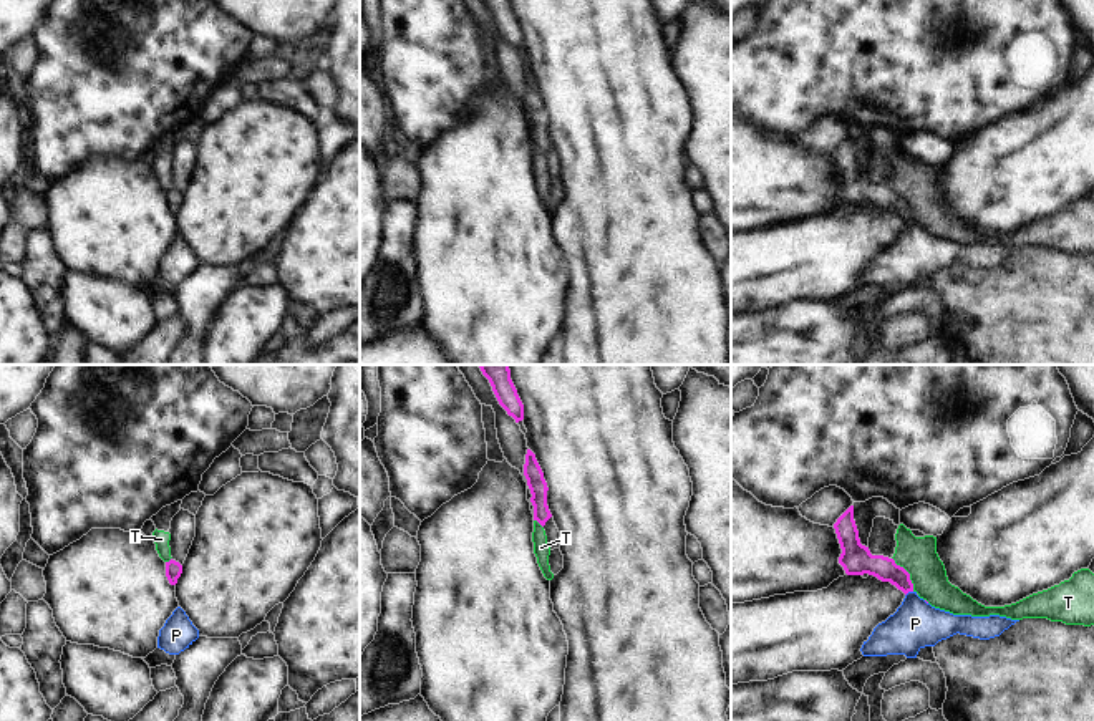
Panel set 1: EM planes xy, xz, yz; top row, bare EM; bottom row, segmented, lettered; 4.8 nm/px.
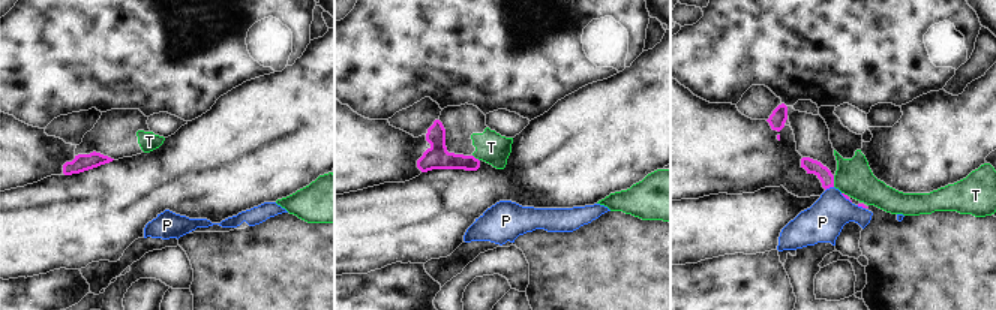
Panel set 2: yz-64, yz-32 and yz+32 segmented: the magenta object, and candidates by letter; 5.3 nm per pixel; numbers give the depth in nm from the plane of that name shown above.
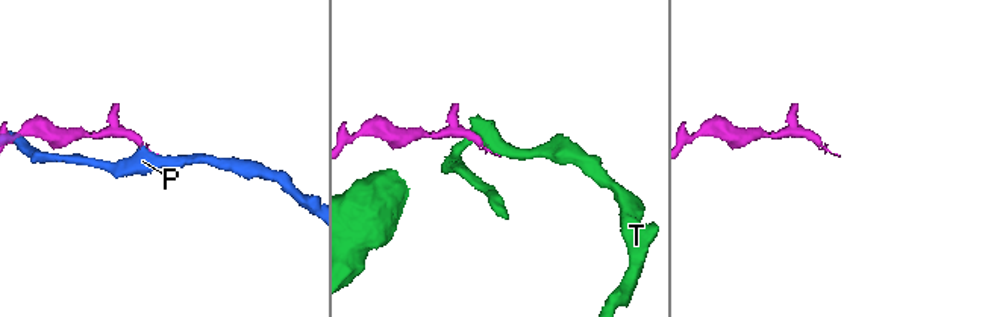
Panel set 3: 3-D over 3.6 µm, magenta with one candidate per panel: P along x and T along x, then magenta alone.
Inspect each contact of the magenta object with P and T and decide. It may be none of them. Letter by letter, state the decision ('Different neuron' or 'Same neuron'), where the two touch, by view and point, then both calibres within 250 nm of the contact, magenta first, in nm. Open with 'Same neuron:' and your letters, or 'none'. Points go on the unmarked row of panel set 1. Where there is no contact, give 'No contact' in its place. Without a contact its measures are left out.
Same neuron: P
P: Same neuron. Touches magenta at yz (909, 219). Thickness 120 nm (magenta) against 240 nm
T: Different neuron. Touches magenta at yz (909, 203). Thickness 140 nm (magenta) against 180 nm.

